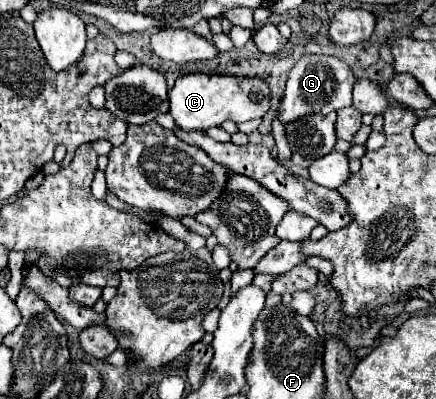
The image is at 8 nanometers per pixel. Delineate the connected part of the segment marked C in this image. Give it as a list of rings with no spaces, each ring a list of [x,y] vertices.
[[[184,74],[170,90],[170,114],[184,132],[208,130],[224,120],[236,124],[262,118],[270,108],[270,90],[260,78],[236,78],[216,74]]]

